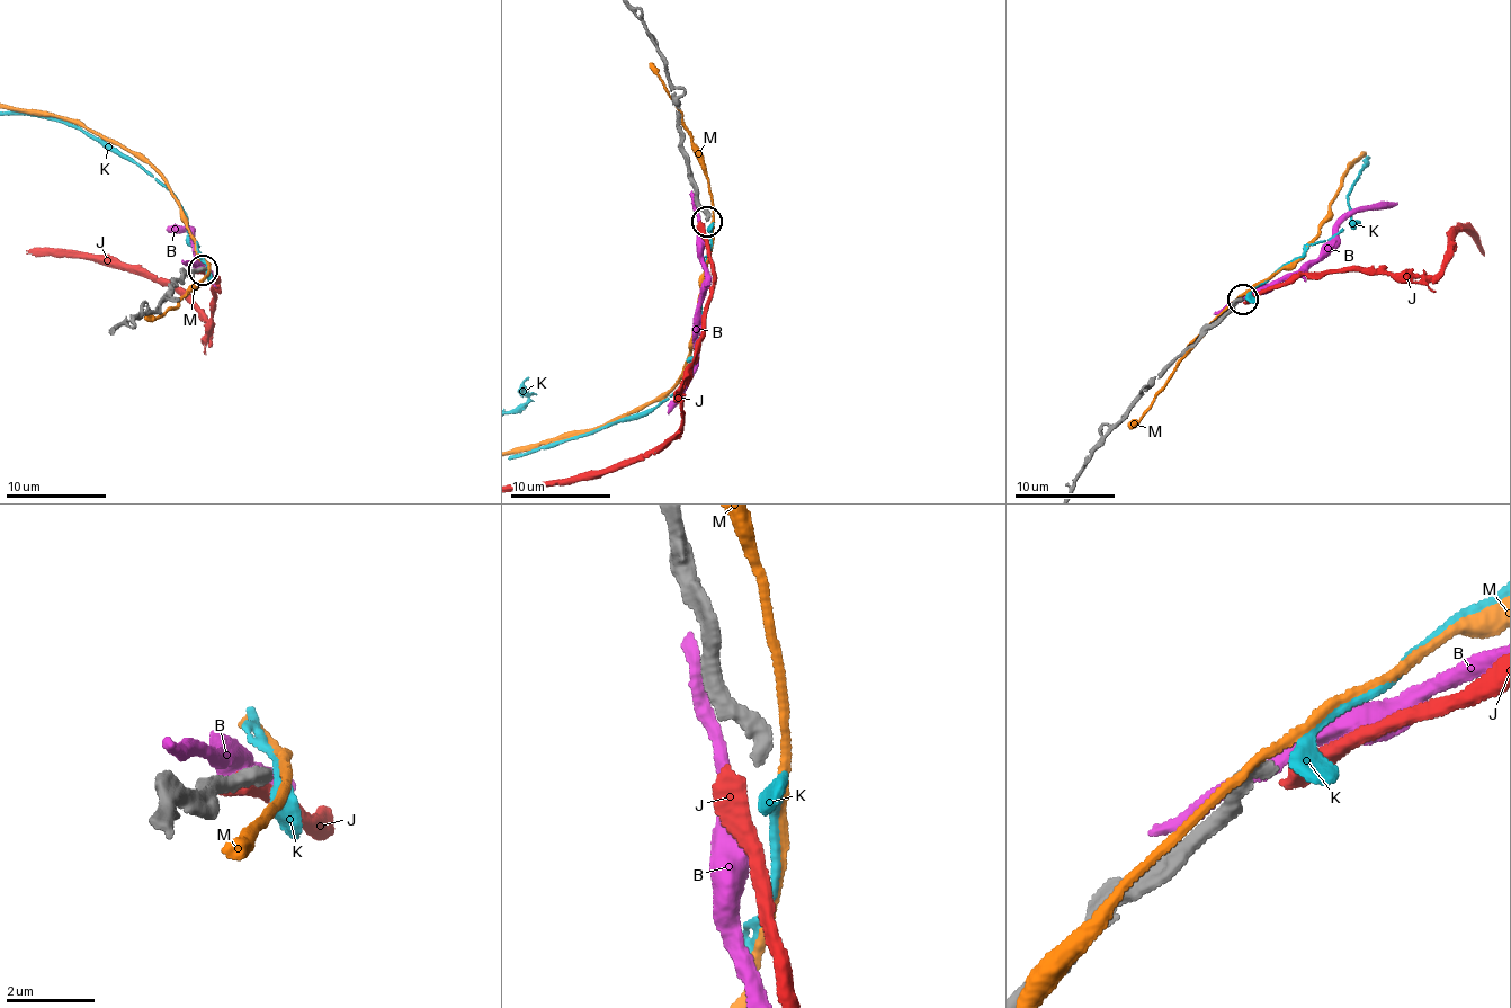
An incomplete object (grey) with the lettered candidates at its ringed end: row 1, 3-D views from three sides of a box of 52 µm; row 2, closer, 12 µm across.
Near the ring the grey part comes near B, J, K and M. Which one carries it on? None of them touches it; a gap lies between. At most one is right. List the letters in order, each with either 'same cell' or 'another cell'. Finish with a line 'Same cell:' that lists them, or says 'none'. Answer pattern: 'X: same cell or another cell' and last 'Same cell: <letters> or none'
B: another cell
J: same cell
K: another cell
M: another cell
Same cell: J

